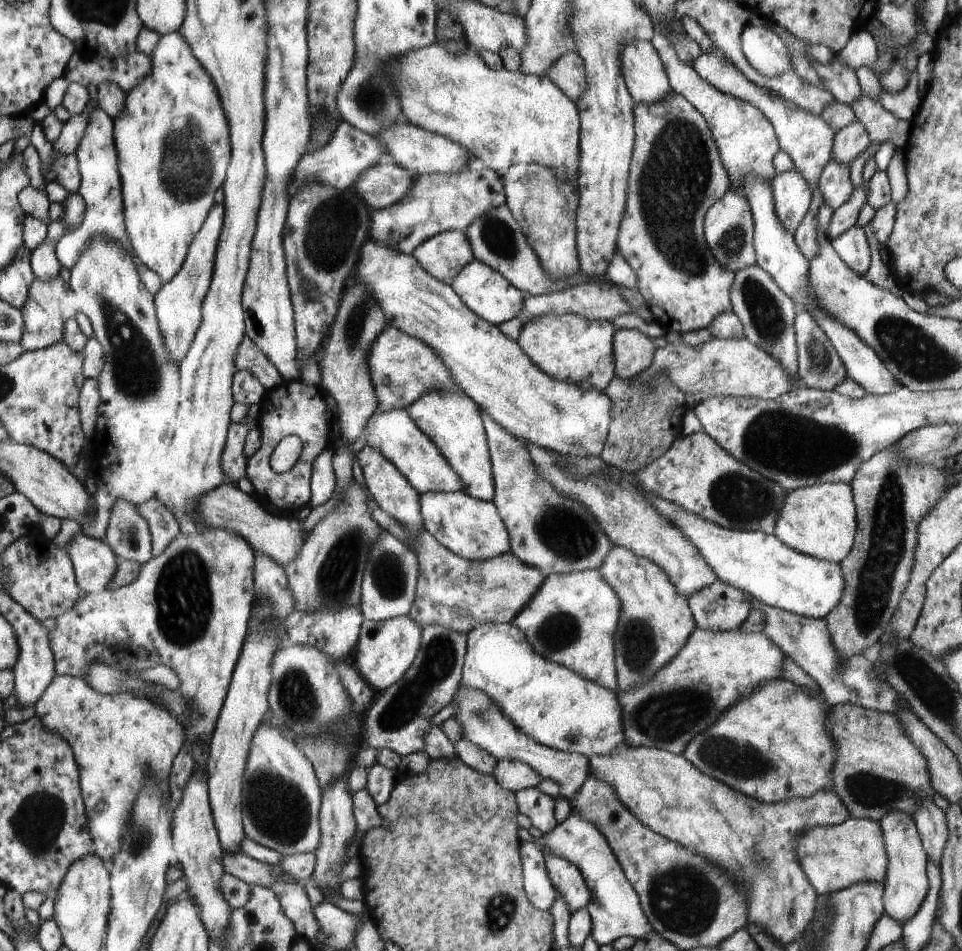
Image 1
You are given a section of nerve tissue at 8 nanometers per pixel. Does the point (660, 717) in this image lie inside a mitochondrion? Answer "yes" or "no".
yes

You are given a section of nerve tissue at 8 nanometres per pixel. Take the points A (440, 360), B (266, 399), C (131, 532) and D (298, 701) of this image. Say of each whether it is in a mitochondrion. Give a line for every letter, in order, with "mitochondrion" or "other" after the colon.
A: other
B: other
C: mitochondrion
D: mitochondrion

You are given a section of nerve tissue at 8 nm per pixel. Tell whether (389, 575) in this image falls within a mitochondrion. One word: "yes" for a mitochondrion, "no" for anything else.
yes

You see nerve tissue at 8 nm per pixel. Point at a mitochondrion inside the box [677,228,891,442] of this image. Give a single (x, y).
(766, 317)

